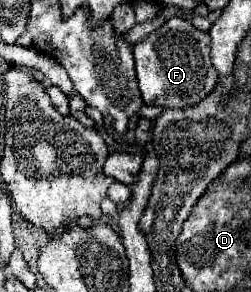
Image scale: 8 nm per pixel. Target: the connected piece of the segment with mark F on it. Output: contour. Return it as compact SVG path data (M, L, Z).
M171 17L165 25L161 25L157 31L153 31L147 39L137 43L133 47L133 55L135 55L139 91L141 91L145 105L157 105L157 107L163 107L163 109L195 107L217 85L217 71L213 71L213 63L211 63L211 57L209 57L209 33L203 33L197 27L193 27L193 23L189 19Z

